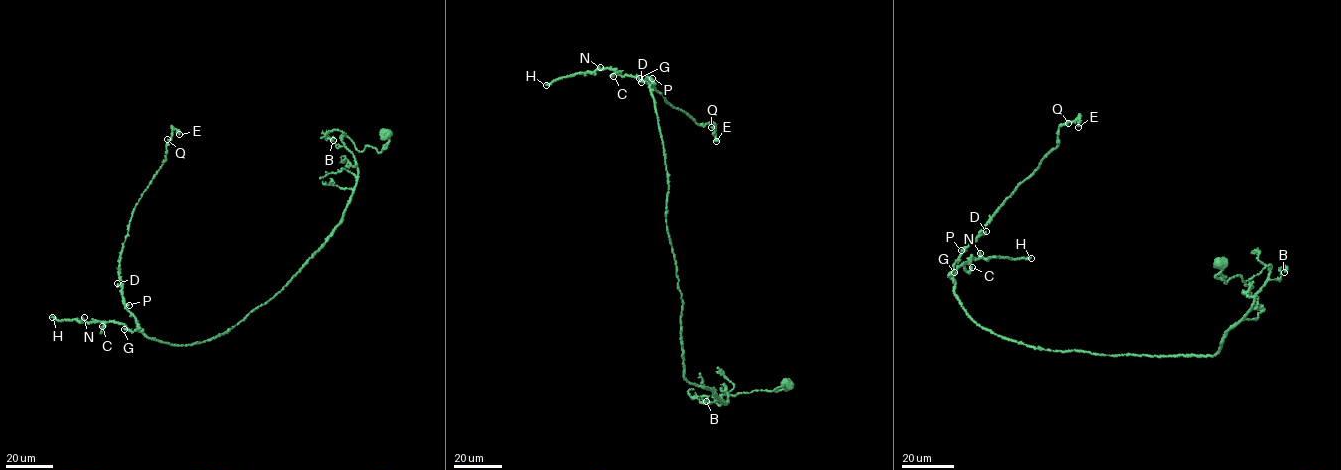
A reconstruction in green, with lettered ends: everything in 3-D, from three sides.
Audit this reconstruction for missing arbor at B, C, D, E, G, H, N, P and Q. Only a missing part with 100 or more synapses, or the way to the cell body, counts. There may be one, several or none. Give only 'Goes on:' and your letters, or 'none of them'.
Goes on: H

